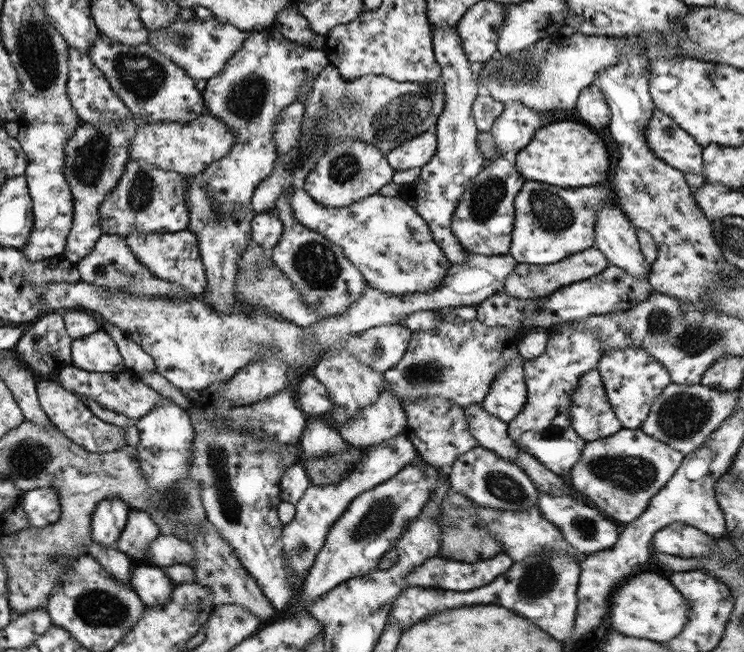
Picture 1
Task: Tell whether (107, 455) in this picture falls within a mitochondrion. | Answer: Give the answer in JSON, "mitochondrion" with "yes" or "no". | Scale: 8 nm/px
{"mitochondrion":"no"}

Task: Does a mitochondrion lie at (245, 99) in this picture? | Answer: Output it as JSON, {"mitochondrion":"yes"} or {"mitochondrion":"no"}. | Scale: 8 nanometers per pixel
{"mitochondrion":"yes"}

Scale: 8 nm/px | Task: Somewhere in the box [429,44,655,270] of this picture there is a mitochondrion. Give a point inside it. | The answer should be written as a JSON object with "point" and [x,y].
{"point":[550,211]}

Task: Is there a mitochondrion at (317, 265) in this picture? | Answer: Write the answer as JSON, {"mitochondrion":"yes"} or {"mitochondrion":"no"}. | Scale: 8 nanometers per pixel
{"mitochondrion":"yes"}

